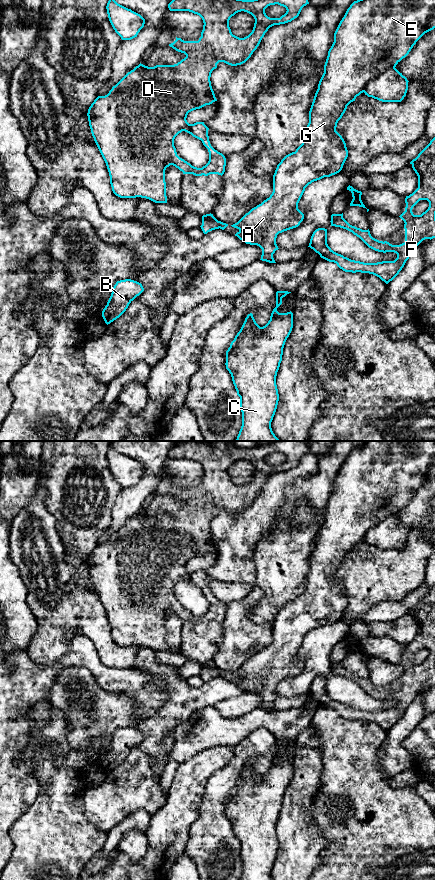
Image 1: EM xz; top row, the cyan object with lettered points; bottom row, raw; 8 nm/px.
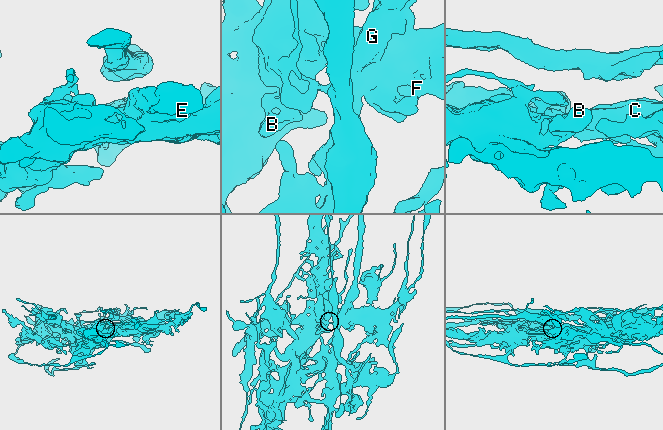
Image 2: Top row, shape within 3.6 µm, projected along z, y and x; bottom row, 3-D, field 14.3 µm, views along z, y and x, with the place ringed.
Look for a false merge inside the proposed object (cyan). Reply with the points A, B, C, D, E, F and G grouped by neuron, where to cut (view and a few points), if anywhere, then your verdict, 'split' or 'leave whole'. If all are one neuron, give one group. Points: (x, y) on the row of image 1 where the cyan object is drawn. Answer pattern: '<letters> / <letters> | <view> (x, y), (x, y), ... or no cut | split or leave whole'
A C E G / B D F | xz (394, 66), (374, 76), (366, 84), (363, 91) | split

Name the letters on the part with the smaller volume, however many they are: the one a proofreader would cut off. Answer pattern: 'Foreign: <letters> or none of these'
Foreign: A, C, E, G

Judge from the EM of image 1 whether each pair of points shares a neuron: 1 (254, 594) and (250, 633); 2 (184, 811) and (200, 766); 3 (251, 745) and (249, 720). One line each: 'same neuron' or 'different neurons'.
1: same neuron
2: same neuron
3: different neurons

